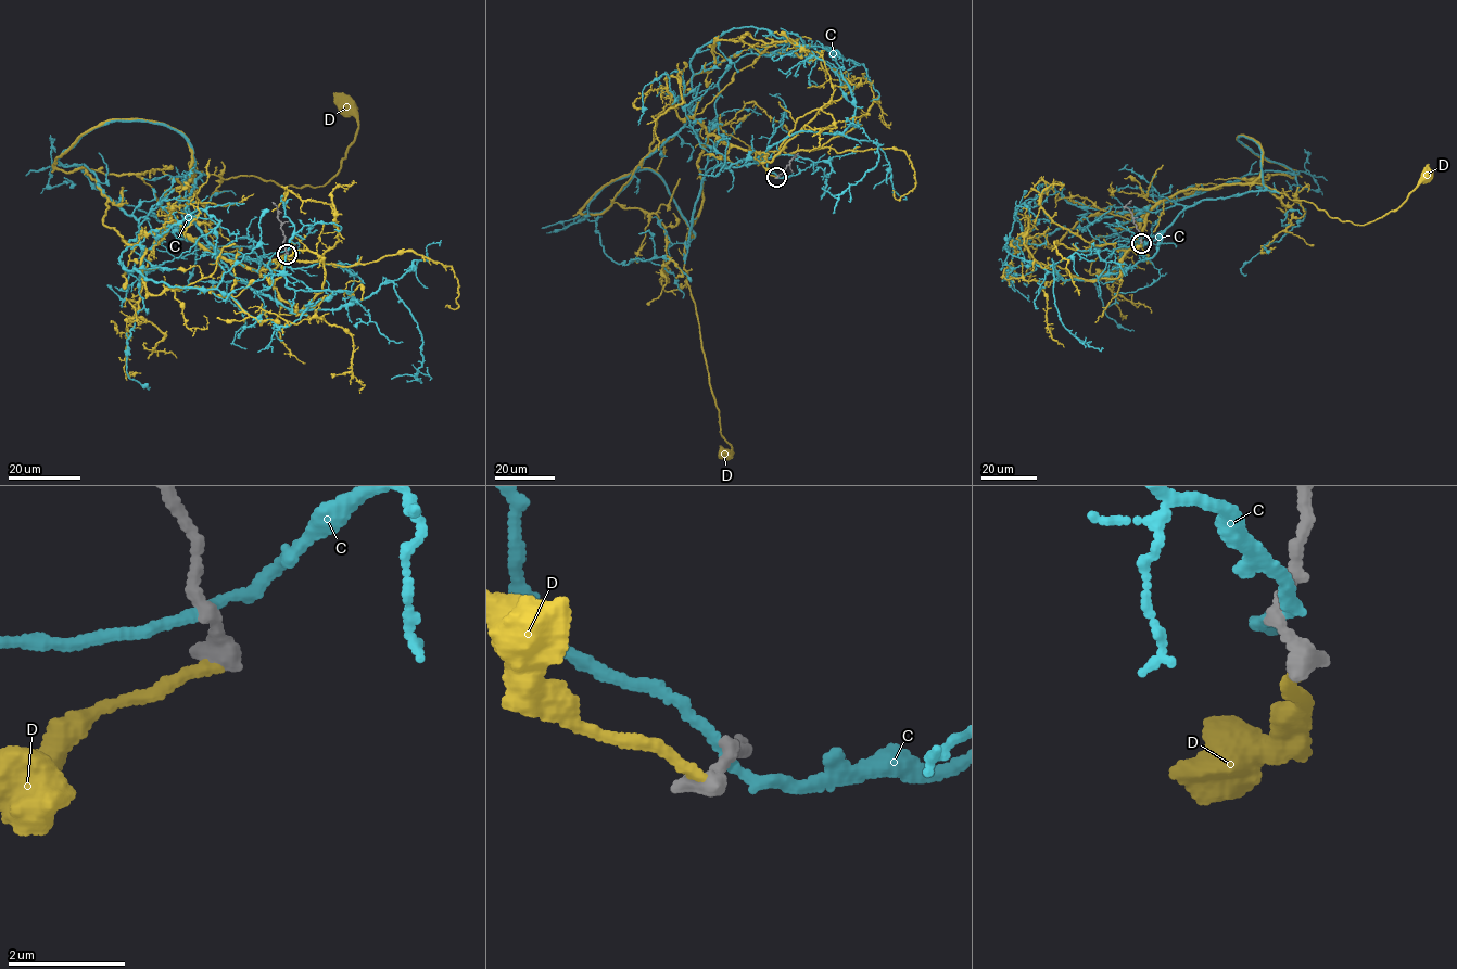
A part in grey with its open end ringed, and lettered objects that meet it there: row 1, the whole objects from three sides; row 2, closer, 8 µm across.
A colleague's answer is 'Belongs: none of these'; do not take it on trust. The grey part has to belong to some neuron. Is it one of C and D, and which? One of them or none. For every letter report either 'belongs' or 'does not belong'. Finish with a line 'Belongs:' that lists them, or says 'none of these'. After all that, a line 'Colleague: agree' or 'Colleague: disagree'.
C: does not belong
D: belongs
Belongs: D
Colleague: disagree

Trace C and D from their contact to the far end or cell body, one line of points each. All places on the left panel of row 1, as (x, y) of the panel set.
C: (286, 251), (205, 241), (166, 126), (58, 160), (170, 287), (215, 288), (268, 208)
D: (287, 254), (258, 269), (216, 256), (174, 224), (165, 191), (191, 168), (322, 186), (358, 126), (344, 105)

